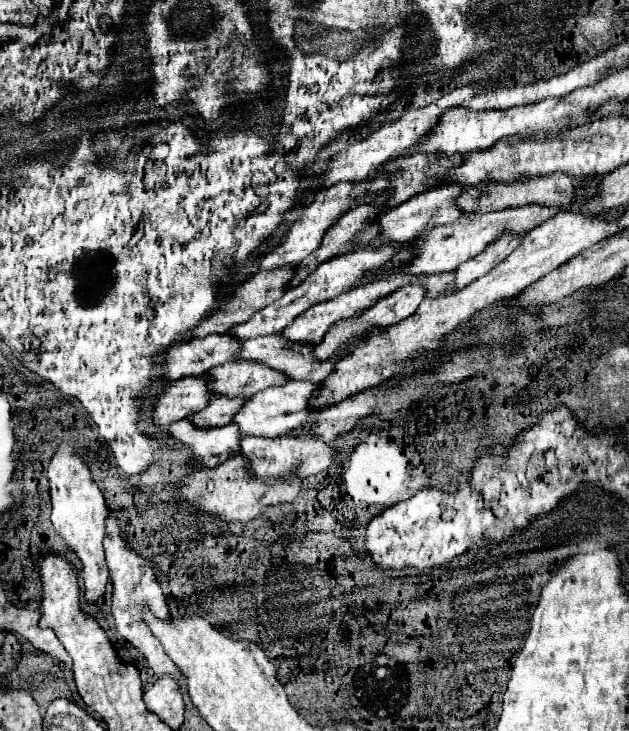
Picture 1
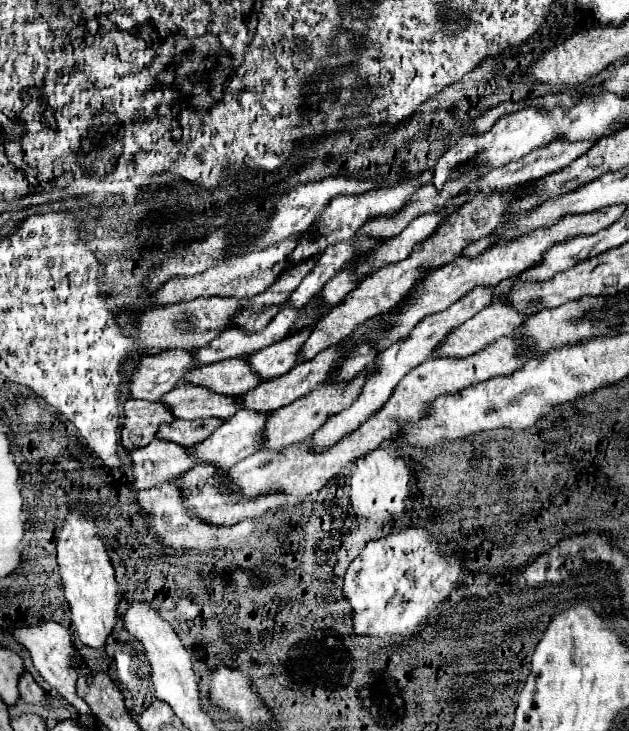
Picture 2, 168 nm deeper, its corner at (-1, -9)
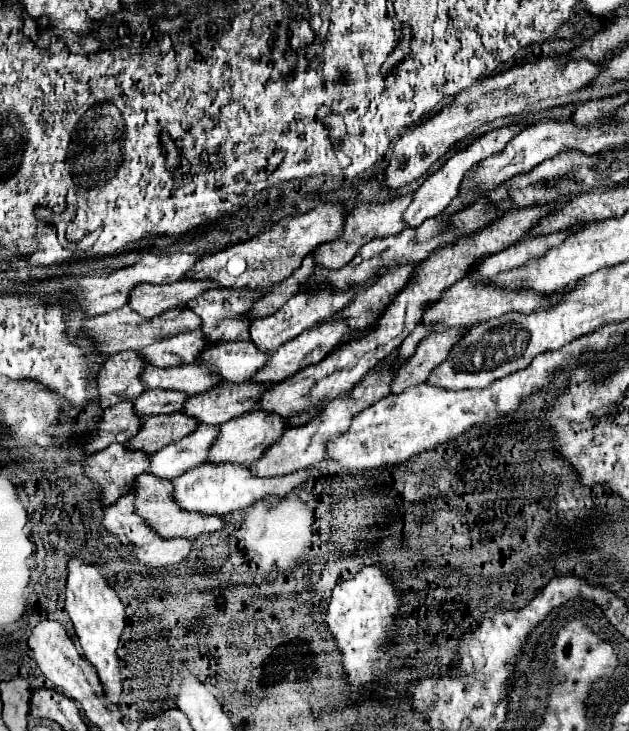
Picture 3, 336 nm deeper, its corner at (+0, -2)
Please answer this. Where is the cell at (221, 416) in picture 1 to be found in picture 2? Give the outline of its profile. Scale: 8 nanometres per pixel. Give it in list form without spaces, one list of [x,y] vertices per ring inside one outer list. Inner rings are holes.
[[[201,418],[201,420],[175,420],[171,424],[163,424],[163,428],[157,430],[155,438],[175,442],[183,448],[195,446],[209,438],[223,422],[219,418]]]

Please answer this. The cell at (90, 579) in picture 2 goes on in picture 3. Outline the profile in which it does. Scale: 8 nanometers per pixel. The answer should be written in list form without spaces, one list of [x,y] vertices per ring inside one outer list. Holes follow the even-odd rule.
[[[70,557],[68,561],[68,579],[66,579],[66,611],[74,623],[74,631],[80,639],[82,653],[96,667],[104,693],[110,701],[120,703],[120,665],[116,657],[120,633],[124,629],[124,605],[118,599],[112,585],[102,577],[96,565],[86,563],[84,559]]]

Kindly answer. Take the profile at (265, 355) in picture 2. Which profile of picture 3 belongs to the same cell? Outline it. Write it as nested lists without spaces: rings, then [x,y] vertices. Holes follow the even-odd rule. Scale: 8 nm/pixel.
[[[234,341],[226,345],[212,345],[208,347],[200,361],[214,365],[224,381],[250,381],[254,377],[254,371],[258,371],[266,361],[270,353],[262,353],[254,349],[252,341]]]

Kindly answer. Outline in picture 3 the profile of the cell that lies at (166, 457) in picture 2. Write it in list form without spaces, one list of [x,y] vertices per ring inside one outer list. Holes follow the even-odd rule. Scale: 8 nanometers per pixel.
[[[112,443],[106,449],[94,453],[86,463],[86,475],[98,485],[102,505],[112,505],[118,497],[126,495],[122,489],[134,485],[134,477],[146,473],[150,455],[138,449],[126,449],[122,443]]]

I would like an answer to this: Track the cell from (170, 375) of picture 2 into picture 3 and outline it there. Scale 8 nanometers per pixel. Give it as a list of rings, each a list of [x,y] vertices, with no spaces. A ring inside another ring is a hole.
[[[122,351],[104,361],[98,373],[98,397],[102,407],[112,407],[122,399],[134,401],[140,393],[146,391],[142,385],[142,369],[146,361],[142,361],[138,351]]]

